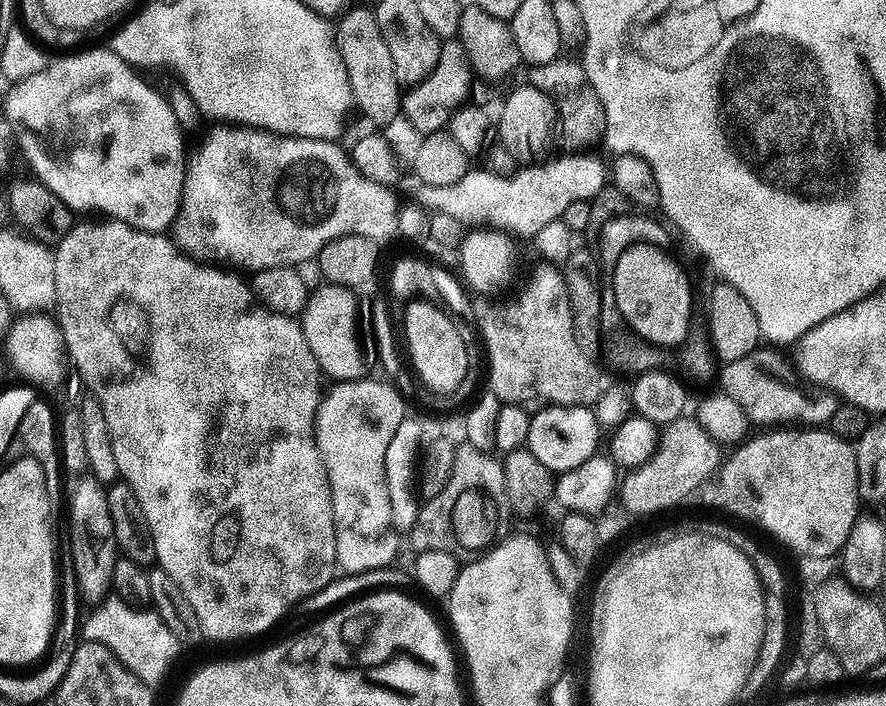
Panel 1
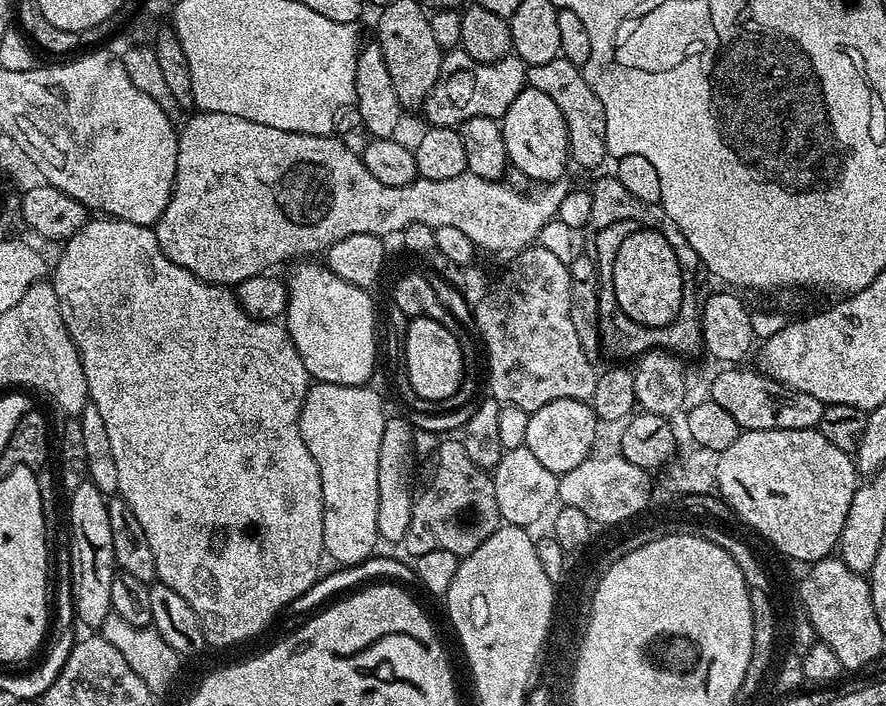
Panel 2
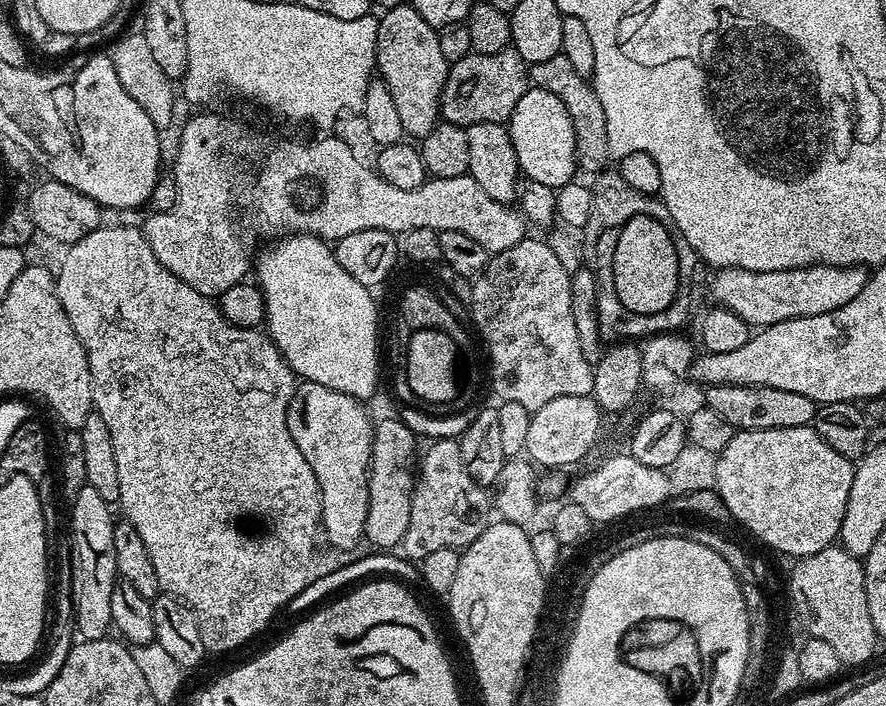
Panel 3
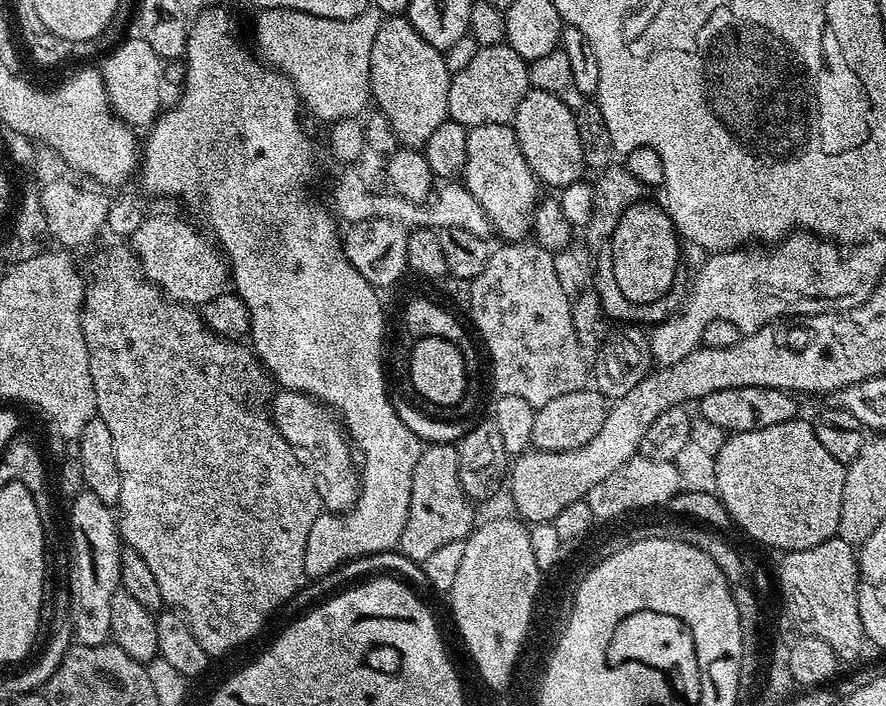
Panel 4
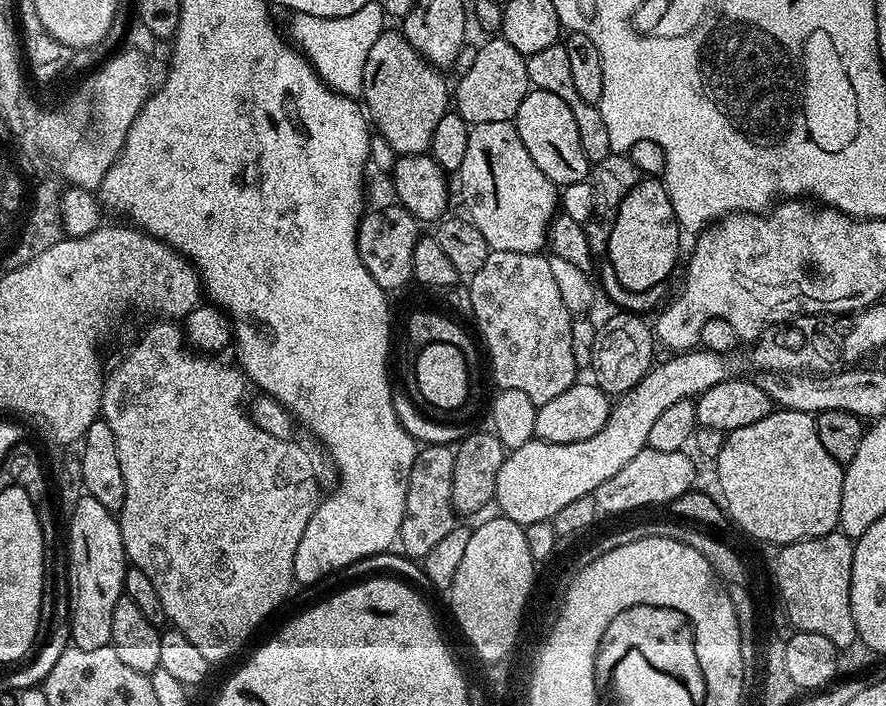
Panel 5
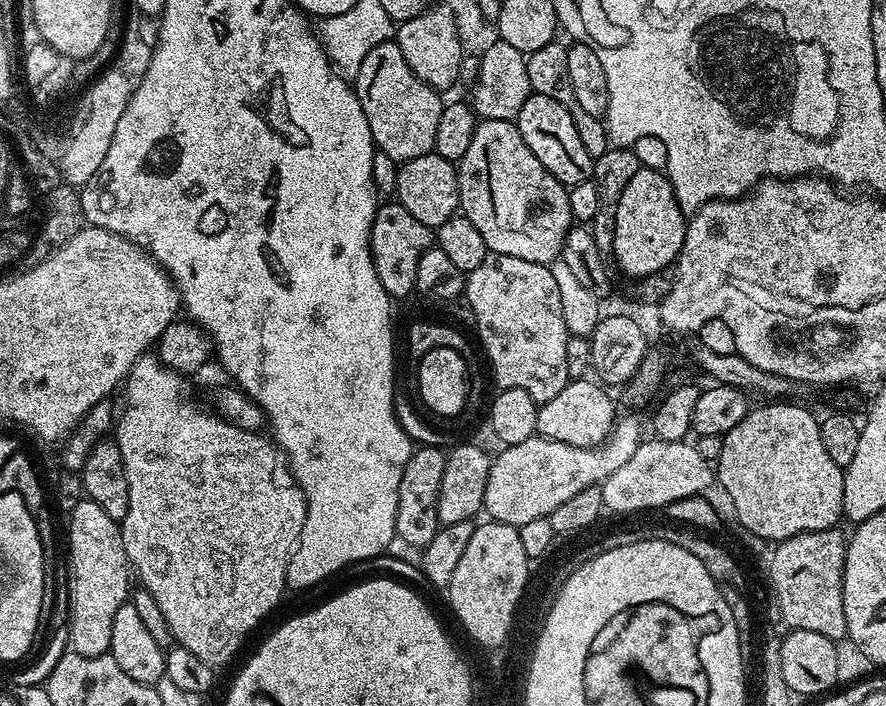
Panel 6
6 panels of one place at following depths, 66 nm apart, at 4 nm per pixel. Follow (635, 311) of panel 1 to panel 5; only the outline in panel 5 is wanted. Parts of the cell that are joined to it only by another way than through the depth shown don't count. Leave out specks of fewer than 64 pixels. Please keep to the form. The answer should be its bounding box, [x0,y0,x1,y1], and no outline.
[607,178,682,294]

